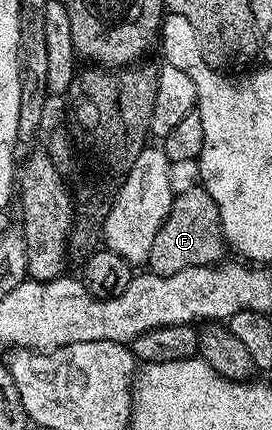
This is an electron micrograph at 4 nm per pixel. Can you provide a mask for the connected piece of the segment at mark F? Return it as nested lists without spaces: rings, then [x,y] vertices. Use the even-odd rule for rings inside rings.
[[[197,186],[174,196],[170,214],[164,219],[162,230],[158,230],[154,237],[154,246],[150,246],[146,264],[158,275],[169,276],[178,274],[178,270],[221,263],[225,259],[224,252],[226,245],[218,206],[205,188]]]

